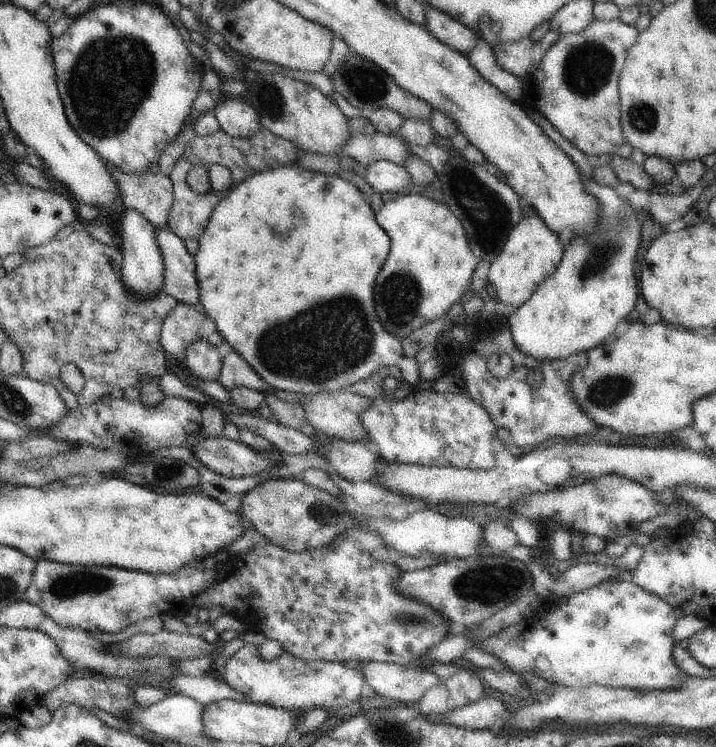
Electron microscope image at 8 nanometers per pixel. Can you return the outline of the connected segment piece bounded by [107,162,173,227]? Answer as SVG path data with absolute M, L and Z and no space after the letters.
M108 162L107 169L117 180L121 201L126 209L136 209L140 211L154 227L167 224L167 214L173 205L173 184L170 177L163 175L160 171L155 175L150 171L142 174L127 175Z

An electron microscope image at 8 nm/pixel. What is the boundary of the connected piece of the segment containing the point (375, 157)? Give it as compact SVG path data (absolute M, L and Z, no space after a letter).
M378 132L373 135L351 134L347 145L343 147L343 154L351 156L368 167L381 160L404 166L413 156L408 143L405 143L402 138Z

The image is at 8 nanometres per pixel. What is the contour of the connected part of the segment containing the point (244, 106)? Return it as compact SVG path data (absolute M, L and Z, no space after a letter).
M225 95L213 111L221 129L237 139L252 138L262 127L254 108L242 98Z

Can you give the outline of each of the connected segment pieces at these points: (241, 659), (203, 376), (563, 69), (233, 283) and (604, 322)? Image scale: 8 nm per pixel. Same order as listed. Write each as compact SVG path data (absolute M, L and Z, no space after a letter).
M245 643L228 658L221 674L210 676L222 680L232 690L238 690L244 696L244 702L265 704L298 714L315 707L349 706L351 702L362 699L367 692L366 682L359 669L347 668L336 661L303 659L288 651L268 661L260 656L258 645L253 643Z
M204 338L198 339L186 353L184 366L201 381L218 381L223 367L223 360L216 347Z
M619 18L614 19L612 22L593 20L587 26L587 29L583 30L581 33L561 36L561 38L556 41L556 44L553 44L547 50L547 53L543 56L543 59L539 64L538 70L536 70L536 72L527 82L531 88L532 96L534 100L536 100L536 108L538 108L538 112L542 114L544 118L547 118L552 123L552 126L558 132L560 132L560 134L564 136L568 142L572 142L576 148L582 150L582 152L584 152L584 154L587 156L598 157L602 156L602 154L611 154L614 156L616 155L616 152L618 152L618 148L620 148L620 146L622 146L622 144L624 144L626 141L621 125L621 106L618 94L618 84L620 72L622 72L625 60L627 59L627 52L637 41L638 35L639 32L635 26L627 25L626 23L623 23Z
M298 164L278 167L251 176L243 180L218 202L212 211L209 223L199 238L199 247L194 256L195 273L198 281L200 306L205 308L205 314L216 322L217 331L232 346L248 364L258 373L258 376L275 390L298 392L298 394L314 395L316 393L333 393L348 389L358 380L368 378L383 366L398 366L404 374L404 386L408 390L415 390L420 380L418 368L420 363L414 357L404 356L401 340L382 330L376 312L374 312L374 280L384 266L388 256L391 240L384 229L378 224L375 212L369 201L351 182L341 179L338 175L323 175L314 171L304 170Z
M587 180L585 187L600 201L601 219L598 232L586 238L574 238L570 248L564 252L564 258L559 262L558 268L540 284L528 302L513 310L506 318L506 324L518 350L537 361L564 360L573 354L587 353L604 345L613 339L618 324L629 320L629 314L634 310L638 300L638 286L634 276L634 256L640 246L641 222L638 219L638 209L634 204L626 205L614 187L594 180Z

